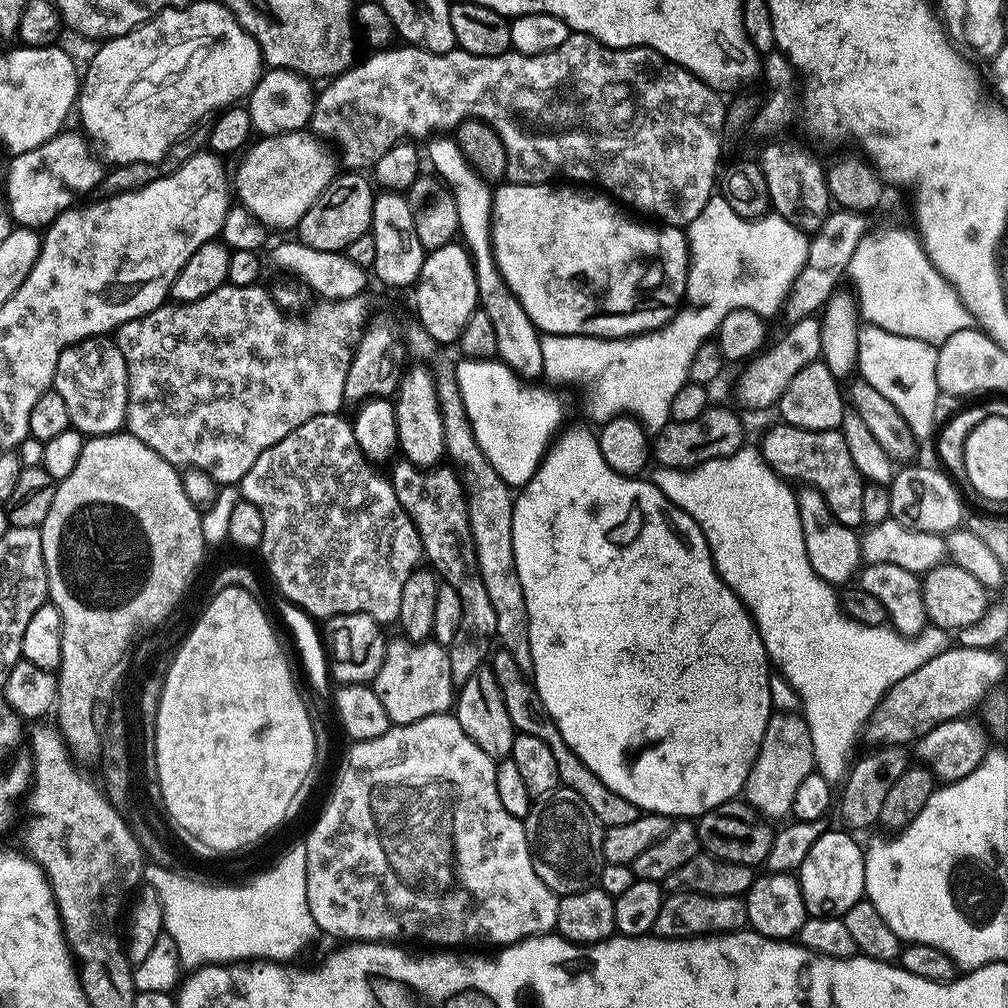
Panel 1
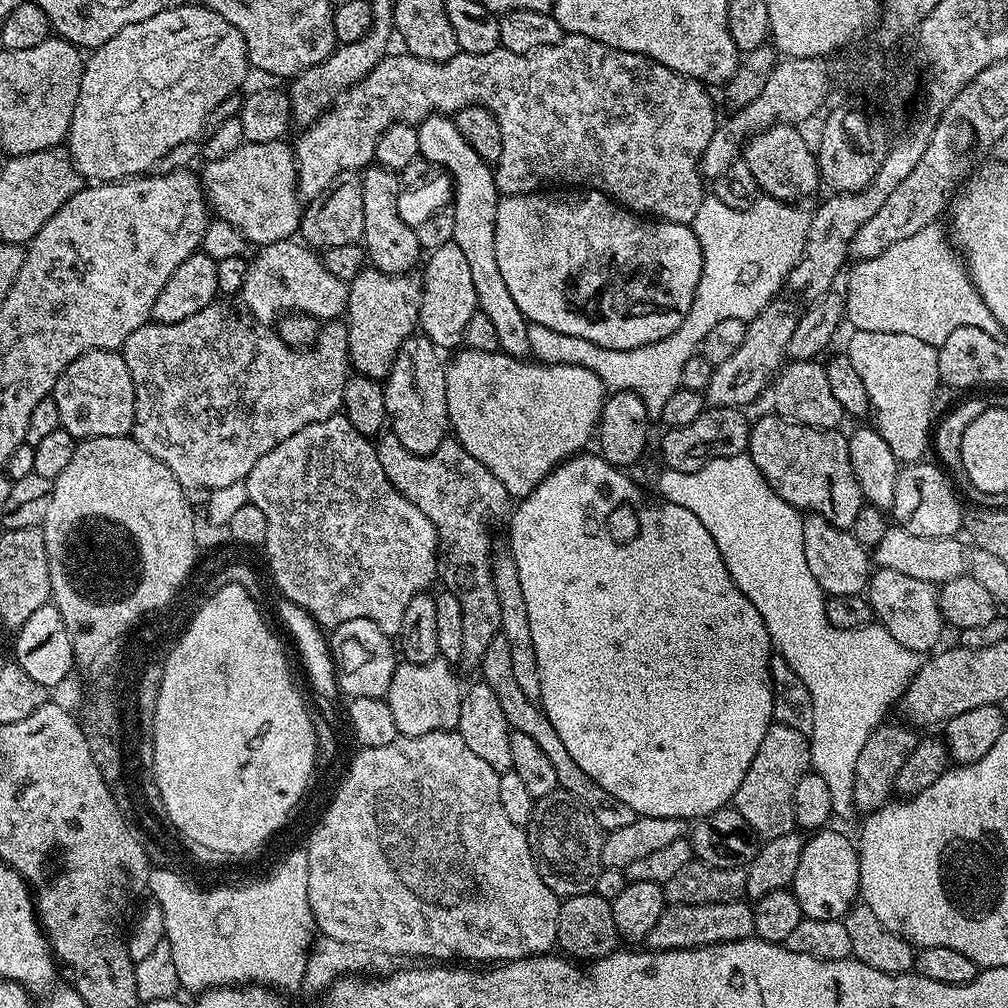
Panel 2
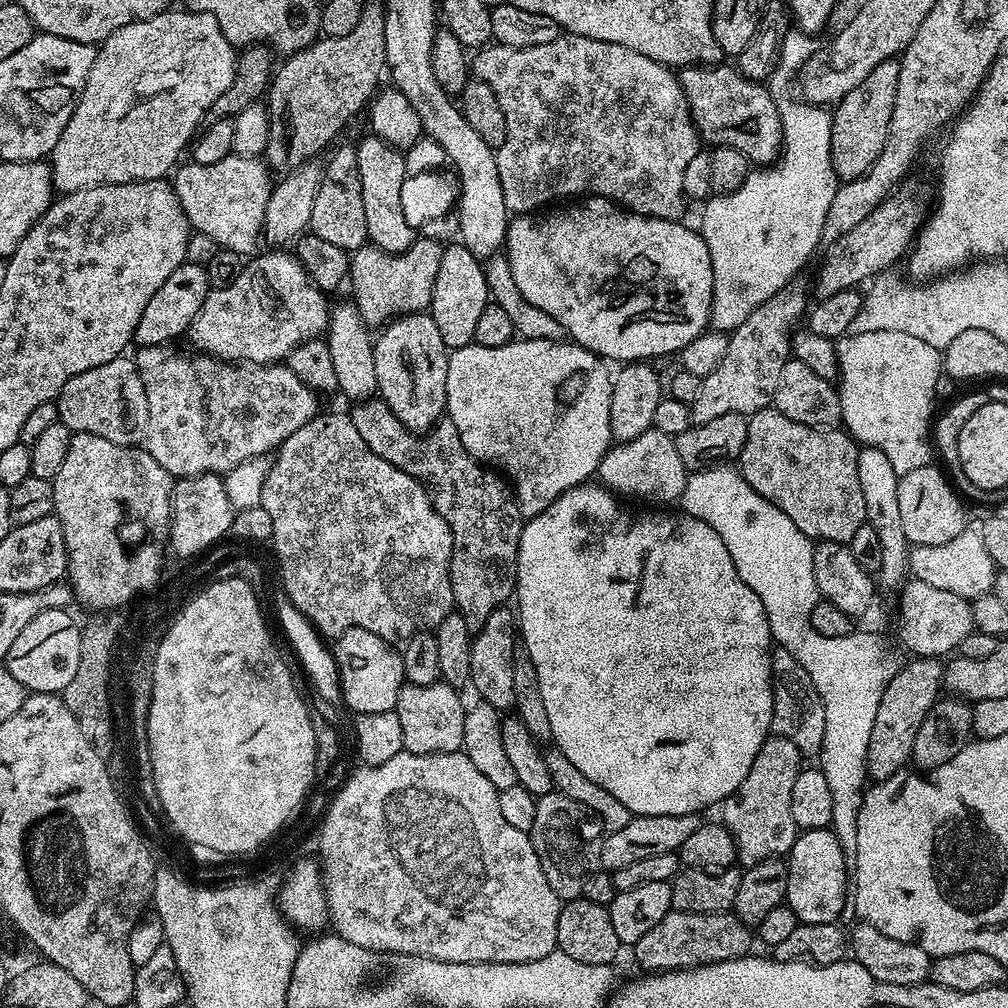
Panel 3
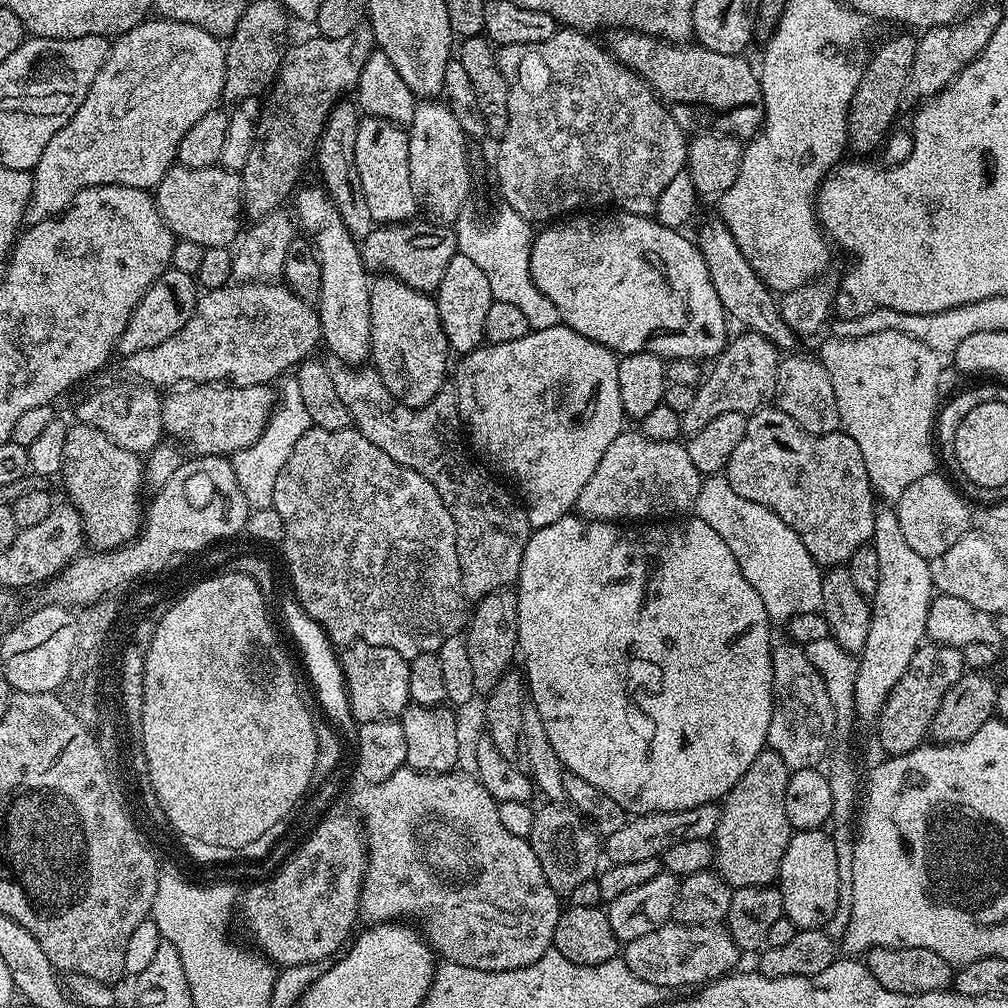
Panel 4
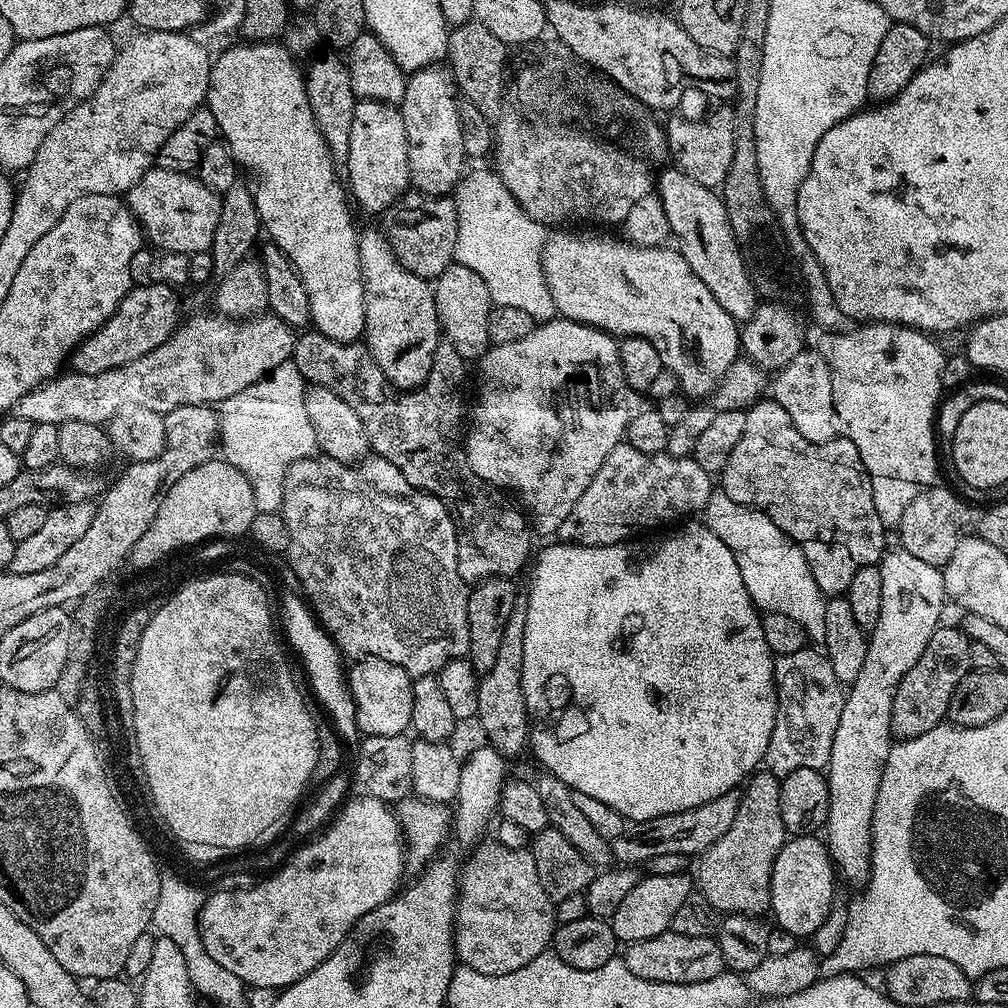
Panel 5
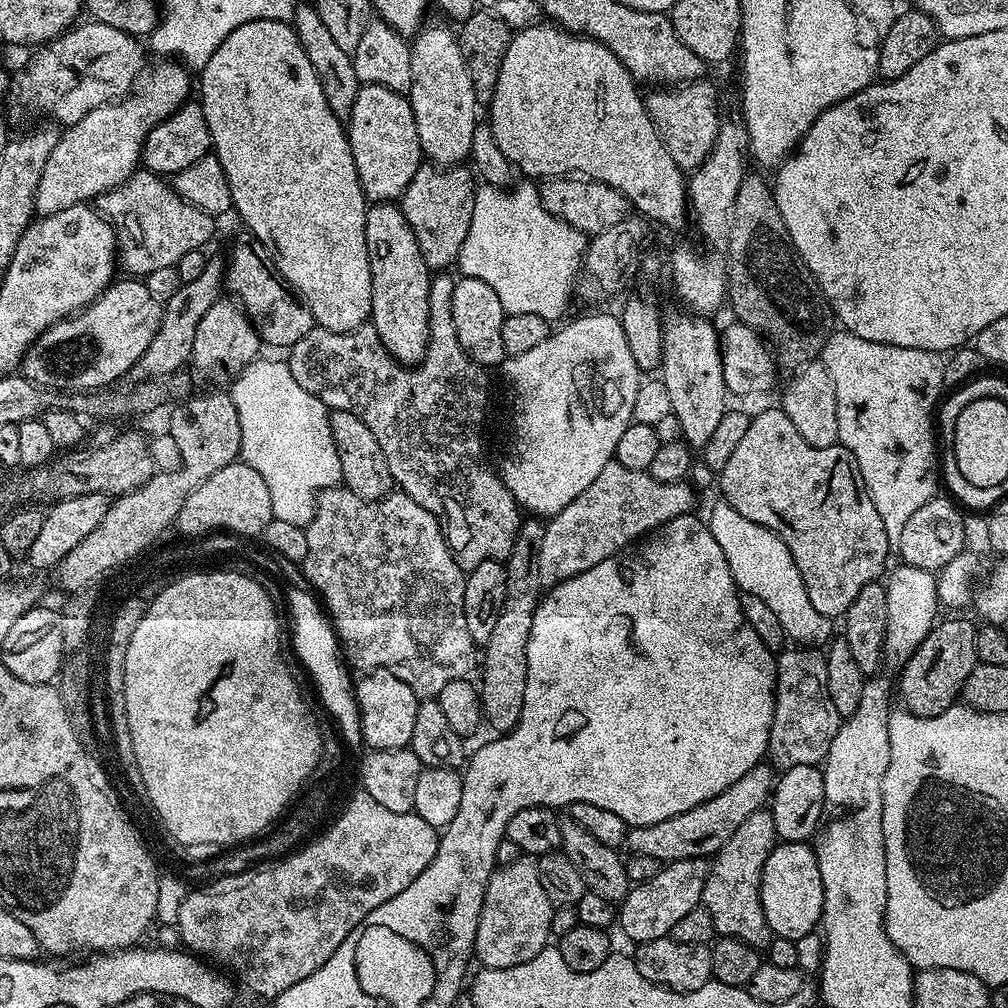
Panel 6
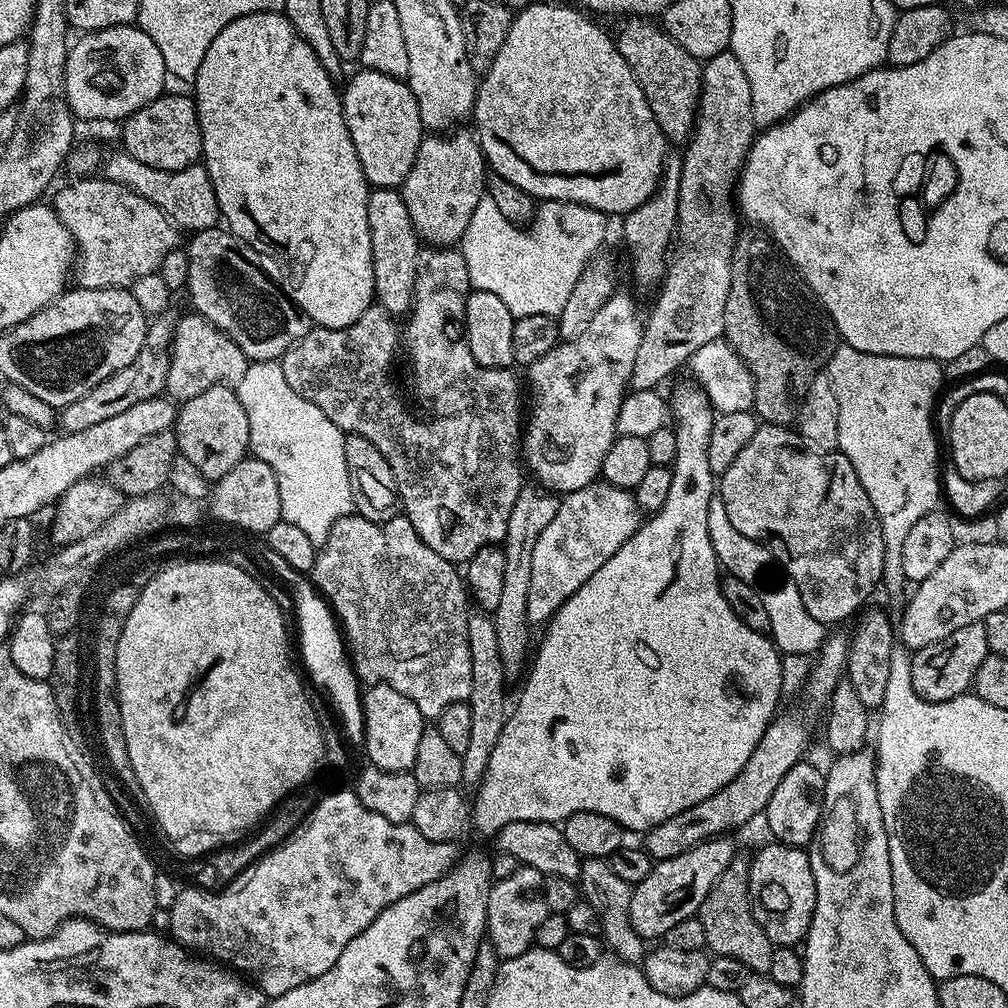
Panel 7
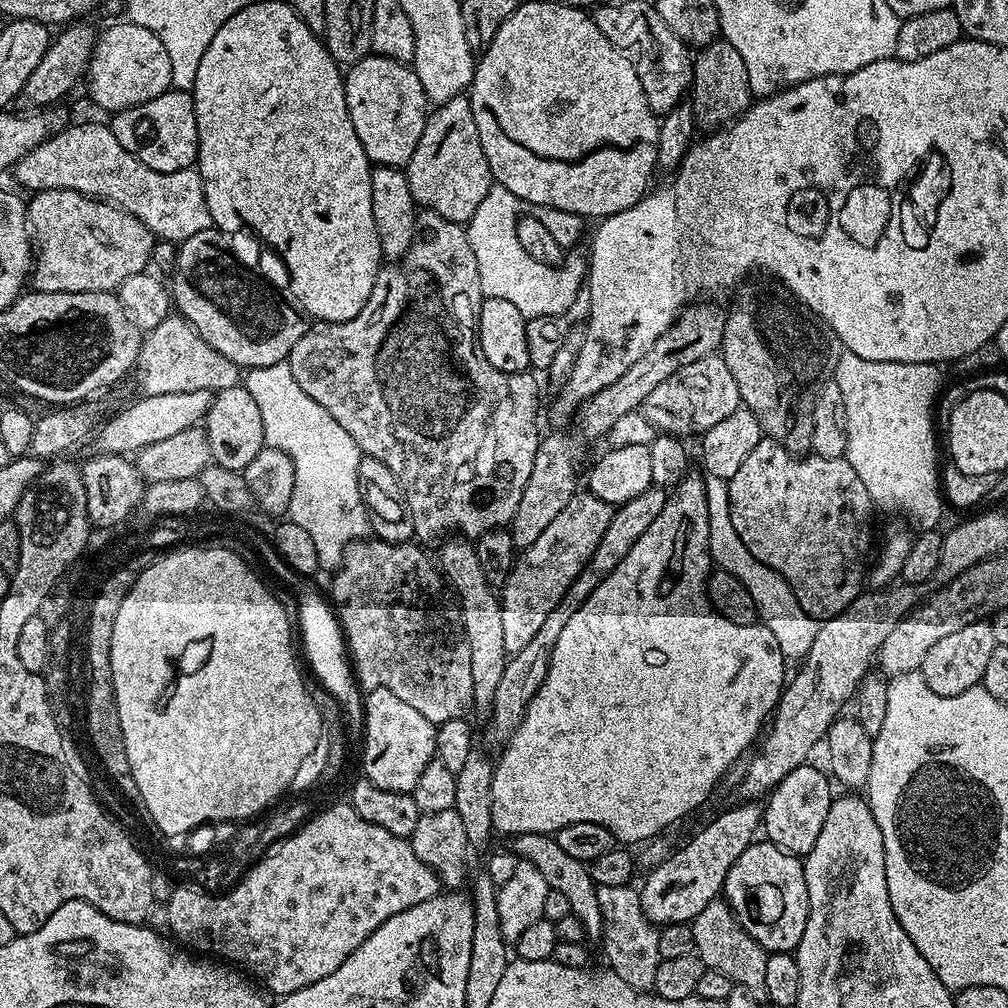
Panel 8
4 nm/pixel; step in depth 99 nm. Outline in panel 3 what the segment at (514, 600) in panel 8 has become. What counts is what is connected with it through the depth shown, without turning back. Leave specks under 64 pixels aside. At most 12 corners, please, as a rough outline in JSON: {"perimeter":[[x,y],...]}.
{"perimeter":[[648,428],[602,458],[617,497],[677,503],[690,469],[673,437]]}

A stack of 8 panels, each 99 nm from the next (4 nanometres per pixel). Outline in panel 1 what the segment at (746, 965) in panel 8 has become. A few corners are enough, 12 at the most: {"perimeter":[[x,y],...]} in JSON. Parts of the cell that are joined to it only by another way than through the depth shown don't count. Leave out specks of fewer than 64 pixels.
{"perimeter":[[773,711],[744,783],[761,816],[788,816],[816,767],[799,711]]}

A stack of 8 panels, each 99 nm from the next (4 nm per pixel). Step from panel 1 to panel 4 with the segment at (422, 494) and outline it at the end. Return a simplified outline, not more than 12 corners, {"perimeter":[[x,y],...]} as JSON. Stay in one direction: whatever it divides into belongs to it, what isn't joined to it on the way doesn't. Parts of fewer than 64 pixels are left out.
{"perimeter":[[327,365],[356,431],[422,474],[465,597],[511,589],[521,501],[470,455],[455,391],[410,410],[375,368]]}

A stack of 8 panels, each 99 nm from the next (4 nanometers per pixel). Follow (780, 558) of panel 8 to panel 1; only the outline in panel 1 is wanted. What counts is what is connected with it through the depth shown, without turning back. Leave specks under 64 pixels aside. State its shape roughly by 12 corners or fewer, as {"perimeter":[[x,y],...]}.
{"perimeter":[[776,422],[758,447],[816,488],[838,522],[864,524],[866,481],[839,430]]}

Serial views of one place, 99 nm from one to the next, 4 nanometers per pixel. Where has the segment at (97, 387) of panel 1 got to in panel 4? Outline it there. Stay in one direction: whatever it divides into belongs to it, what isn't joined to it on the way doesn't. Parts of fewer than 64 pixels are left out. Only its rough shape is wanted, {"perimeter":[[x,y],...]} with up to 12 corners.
{"perimeter":[[125,380],[89,394],[79,423],[142,456],[161,443],[159,395]]}

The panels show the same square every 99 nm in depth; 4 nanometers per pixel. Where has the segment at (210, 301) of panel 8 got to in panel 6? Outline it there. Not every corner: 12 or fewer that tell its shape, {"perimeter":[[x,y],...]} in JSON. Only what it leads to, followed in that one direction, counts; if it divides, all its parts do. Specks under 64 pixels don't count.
{"perimeter":[[262,242],[232,244],[226,288],[261,341],[291,350],[312,311]]}

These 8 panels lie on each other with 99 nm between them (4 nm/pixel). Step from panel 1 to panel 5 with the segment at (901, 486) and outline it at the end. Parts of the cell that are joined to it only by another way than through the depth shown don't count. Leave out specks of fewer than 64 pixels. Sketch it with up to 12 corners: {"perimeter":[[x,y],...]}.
{"perimeter":[[925,488],[906,506],[898,544],[943,569],[966,539],[969,501]]}

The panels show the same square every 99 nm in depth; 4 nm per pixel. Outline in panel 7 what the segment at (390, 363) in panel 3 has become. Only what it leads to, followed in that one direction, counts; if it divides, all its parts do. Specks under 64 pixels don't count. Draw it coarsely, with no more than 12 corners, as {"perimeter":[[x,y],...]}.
{"perimeter":[[397,189],[369,191],[375,299],[407,313],[422,241]]}

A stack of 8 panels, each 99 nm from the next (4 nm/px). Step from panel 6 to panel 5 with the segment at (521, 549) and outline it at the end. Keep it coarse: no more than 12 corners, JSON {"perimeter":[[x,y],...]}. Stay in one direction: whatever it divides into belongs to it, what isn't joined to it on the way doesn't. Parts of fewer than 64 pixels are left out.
{"perimeter":[[526,610],[506,618],[494,666],[480,676],[476,720],[491,751],[530,744],[522,694]]}

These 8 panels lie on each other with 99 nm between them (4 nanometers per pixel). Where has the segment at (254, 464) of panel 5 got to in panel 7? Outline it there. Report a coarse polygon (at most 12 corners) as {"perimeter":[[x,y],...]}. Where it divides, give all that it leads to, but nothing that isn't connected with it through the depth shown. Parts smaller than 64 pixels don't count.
{"perimeter":[[275,360],[235,385],[279,519],[317,546],[354,508],[346,434]]}

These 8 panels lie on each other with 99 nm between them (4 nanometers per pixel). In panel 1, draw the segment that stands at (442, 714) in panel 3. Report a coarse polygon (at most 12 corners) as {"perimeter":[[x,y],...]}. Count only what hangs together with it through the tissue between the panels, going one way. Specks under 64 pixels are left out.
{"perimeter":[[389,639],[370,687],[392,724],[454,704],[448,648]]}

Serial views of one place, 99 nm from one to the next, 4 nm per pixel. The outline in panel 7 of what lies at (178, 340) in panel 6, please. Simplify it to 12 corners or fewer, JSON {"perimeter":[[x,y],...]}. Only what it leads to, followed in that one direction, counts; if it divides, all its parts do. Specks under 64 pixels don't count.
{"perimeter":[[177,324],[148,325],[130,366],[59,413],[64,432],[98,426],[161,395]]}

